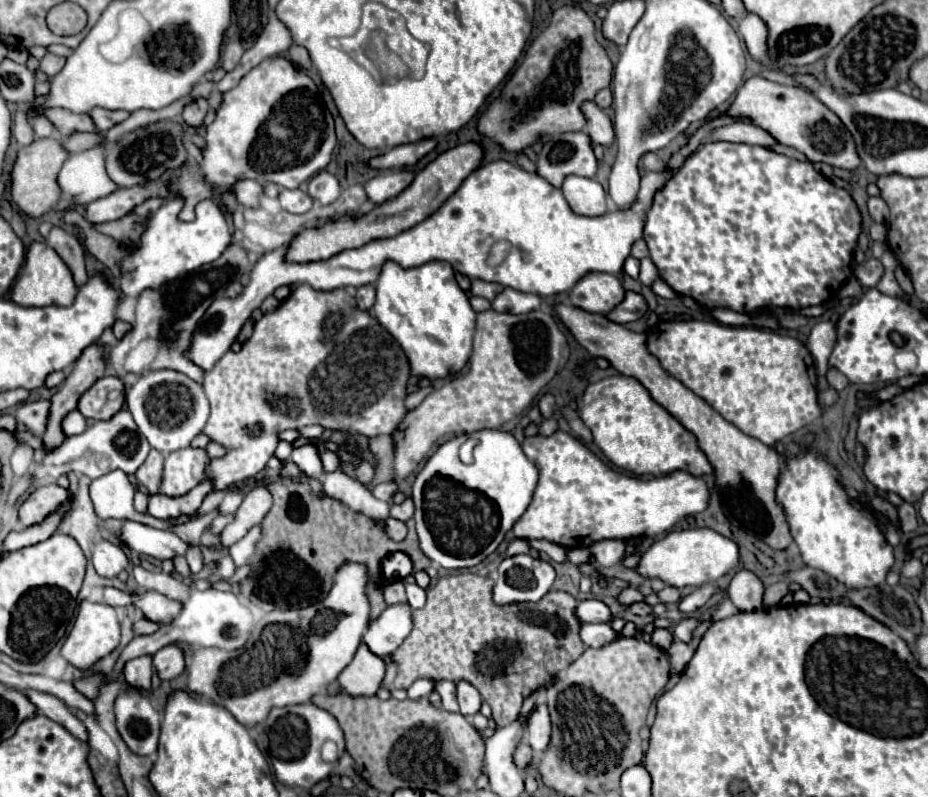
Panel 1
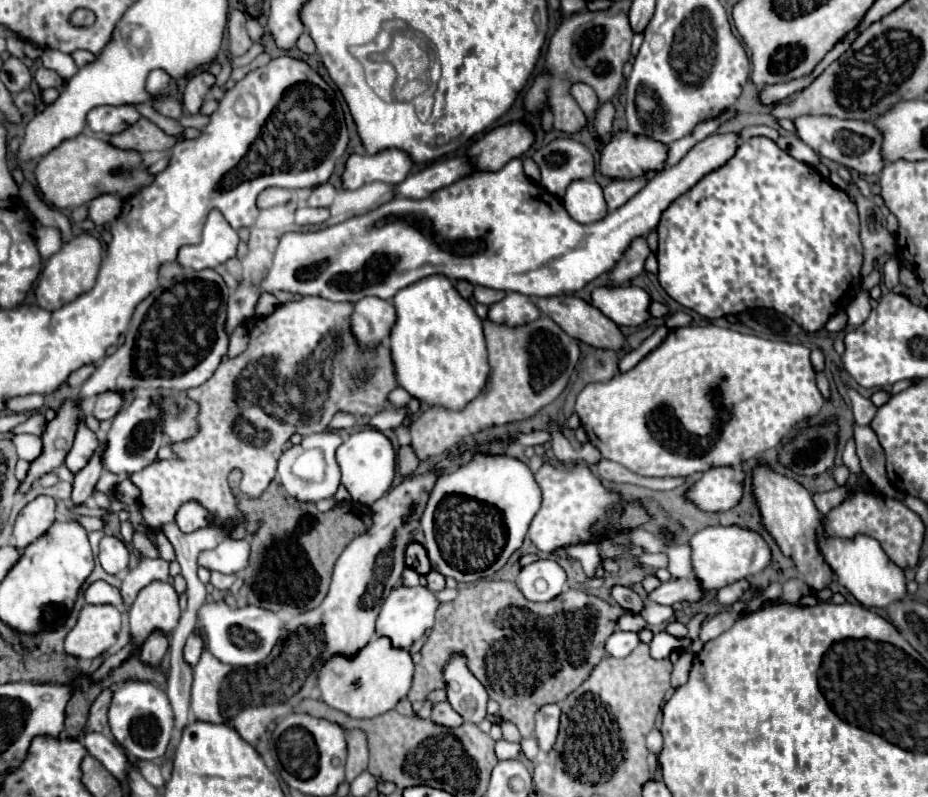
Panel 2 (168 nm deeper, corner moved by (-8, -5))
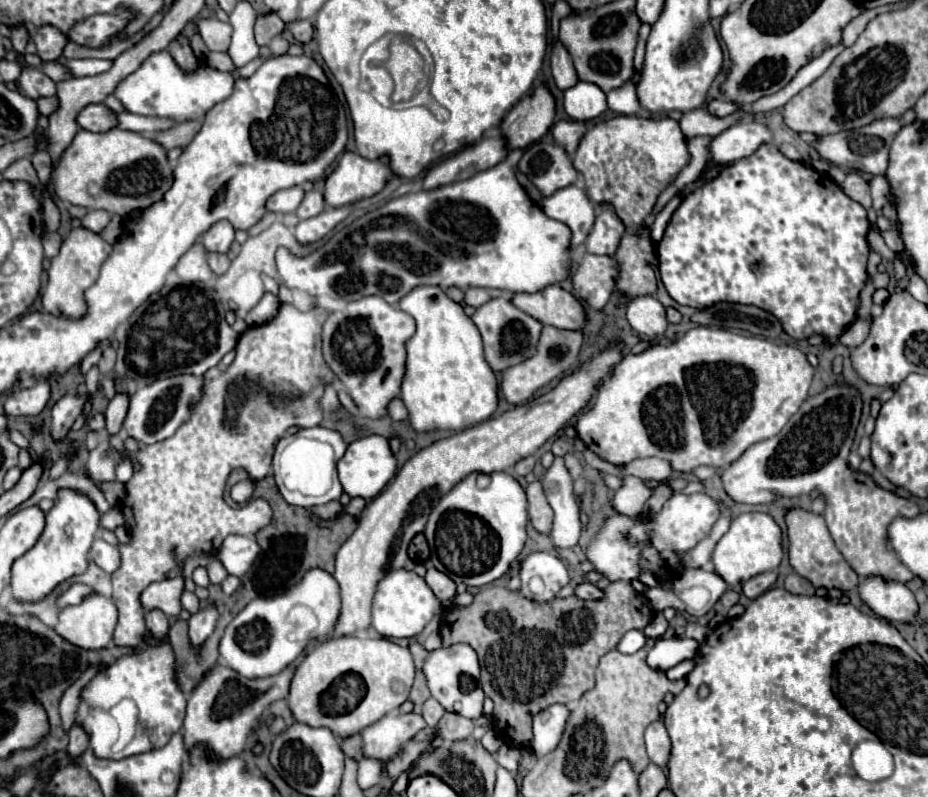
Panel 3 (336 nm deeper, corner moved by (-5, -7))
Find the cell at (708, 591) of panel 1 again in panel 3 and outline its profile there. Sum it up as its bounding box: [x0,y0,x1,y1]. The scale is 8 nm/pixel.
[742,572,776,600]

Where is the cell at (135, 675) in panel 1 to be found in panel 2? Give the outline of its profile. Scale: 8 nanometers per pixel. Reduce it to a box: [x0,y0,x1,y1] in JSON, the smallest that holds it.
[139,630,169,664]

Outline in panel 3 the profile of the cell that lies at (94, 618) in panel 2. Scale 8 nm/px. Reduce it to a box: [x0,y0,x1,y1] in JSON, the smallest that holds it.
[56,594,118,650]

